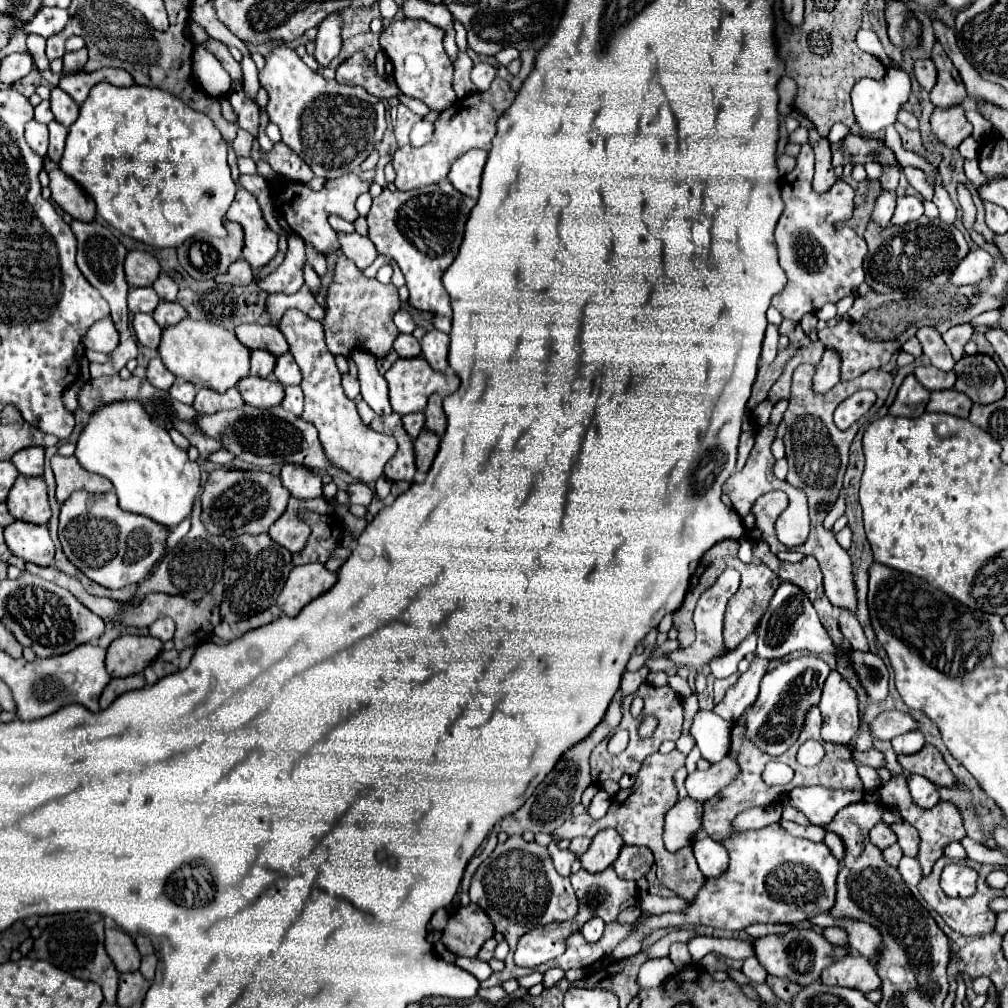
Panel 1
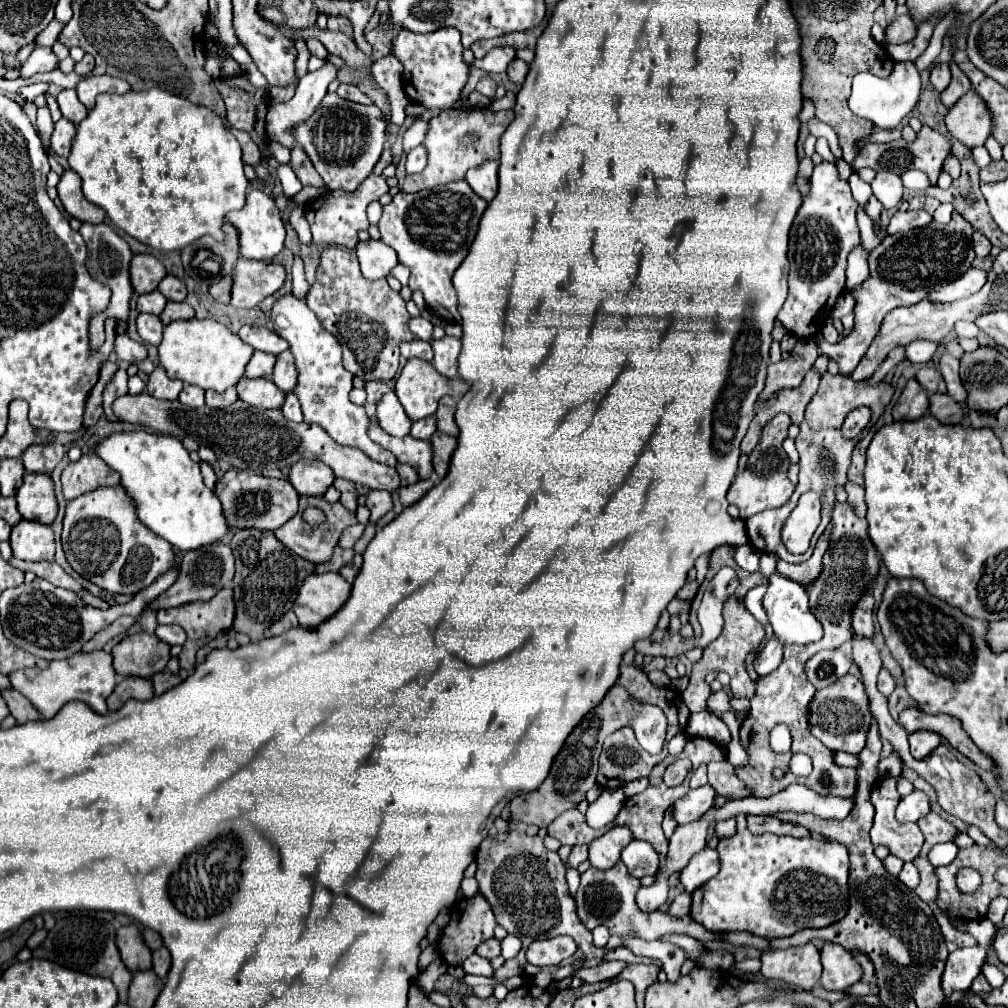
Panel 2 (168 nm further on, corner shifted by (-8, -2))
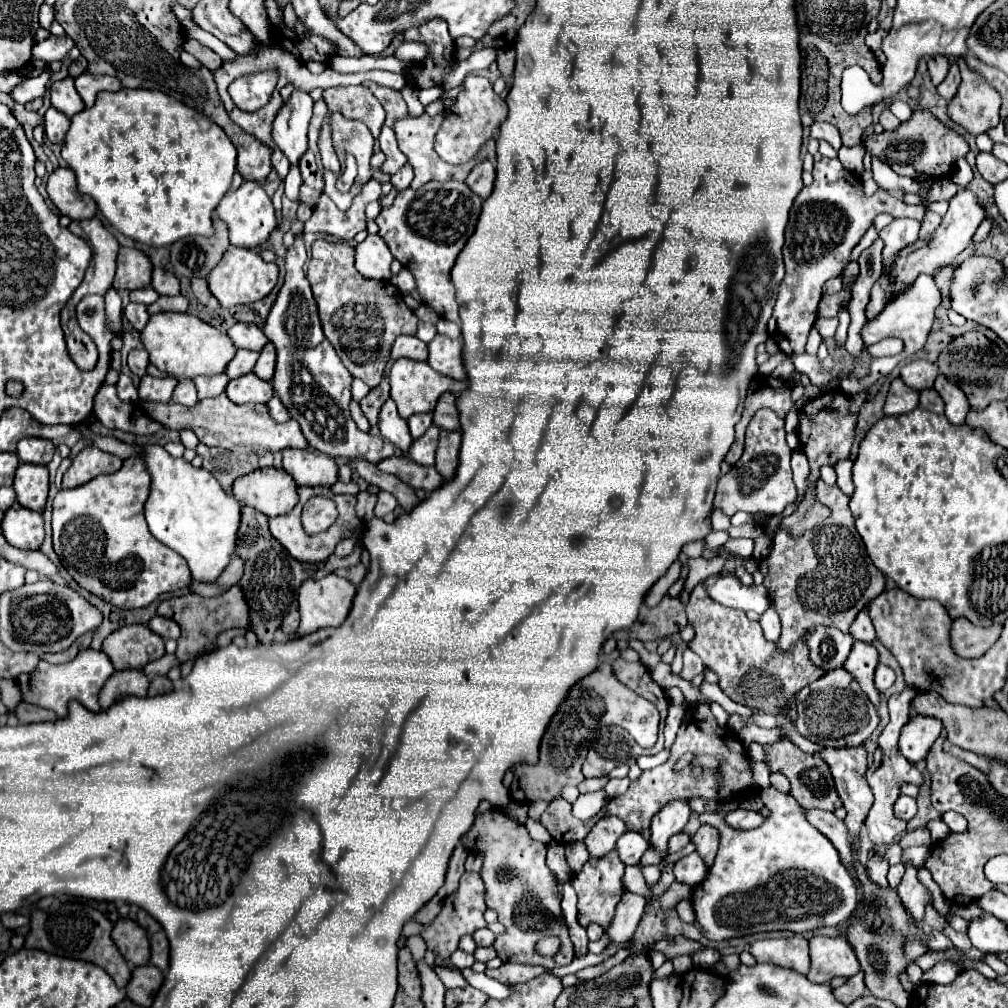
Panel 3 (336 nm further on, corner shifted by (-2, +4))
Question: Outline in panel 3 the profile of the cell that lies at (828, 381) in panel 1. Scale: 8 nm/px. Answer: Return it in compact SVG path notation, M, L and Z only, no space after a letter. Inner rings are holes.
M966 189L958 191L950 199L950 209L944 215L942 223L938 225L938 229L930 235L930 239L918 239L918 241L914 241L914 245L906 245L906 249L902 249L898 259L892 261L890 271L888 271L892 289L898 293L906 285L912 285L920 273L926 273L926 275L934 277L938 271L942 271L946 265L950 265L956 259L956 255L966 249L966 245L970 243L974 231L978 229L978 225L982 223L984 217L986 217L986 213L980 207L976 195L972 191L966 191Z

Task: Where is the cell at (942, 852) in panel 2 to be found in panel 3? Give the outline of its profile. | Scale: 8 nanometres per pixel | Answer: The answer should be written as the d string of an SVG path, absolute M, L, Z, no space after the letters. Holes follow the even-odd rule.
M910 847L910 849L906 849L904 851L904 855L902 855L902 863L906 863L906 861L912 861L914 865L918 865L918 867L922 867L924 863L926 863L926 859L930 857L930 847Z

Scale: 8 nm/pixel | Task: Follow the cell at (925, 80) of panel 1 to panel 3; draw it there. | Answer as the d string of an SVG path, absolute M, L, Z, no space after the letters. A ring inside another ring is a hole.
M944 55L928 57L928 73L930 73L934 85L938 85L938 83L944 81L944 77L948 73L948 67L950 67L950 63L948 63L948 59Z

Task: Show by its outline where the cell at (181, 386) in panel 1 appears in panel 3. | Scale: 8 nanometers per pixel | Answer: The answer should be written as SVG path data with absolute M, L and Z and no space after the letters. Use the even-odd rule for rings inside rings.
M182 379L176 389L174 389L174 395L172 395L172 401L174 403L180 403L180 405L186 405L186 407L194 407L196 405L196 389L194 389L194 383L190 379Z

